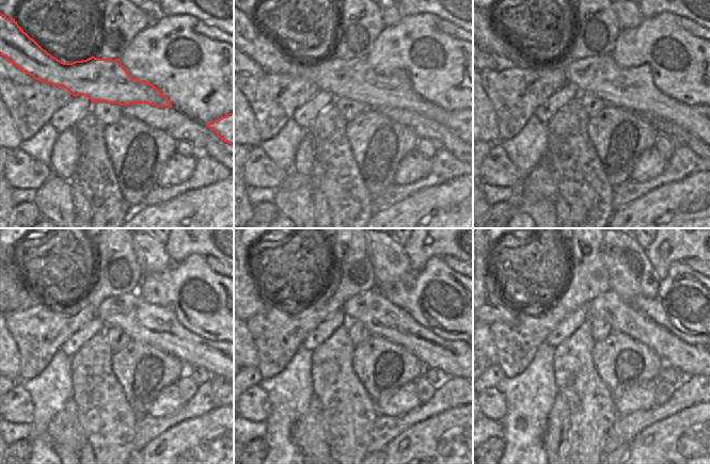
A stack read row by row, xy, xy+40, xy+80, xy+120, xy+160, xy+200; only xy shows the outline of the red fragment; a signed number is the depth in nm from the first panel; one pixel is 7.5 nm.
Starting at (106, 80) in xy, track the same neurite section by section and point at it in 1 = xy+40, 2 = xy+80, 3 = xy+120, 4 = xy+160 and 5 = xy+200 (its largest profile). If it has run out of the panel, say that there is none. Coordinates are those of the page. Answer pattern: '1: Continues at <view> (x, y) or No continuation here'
1: Continues at xy+40 (354, 79)
2: Continues at xy+80 (633, 89)
3: Continues at xy+120 (158, 326)
4: Continues at xy+160 (382, 318)
5: Continues at xy+200 (690, 360)

